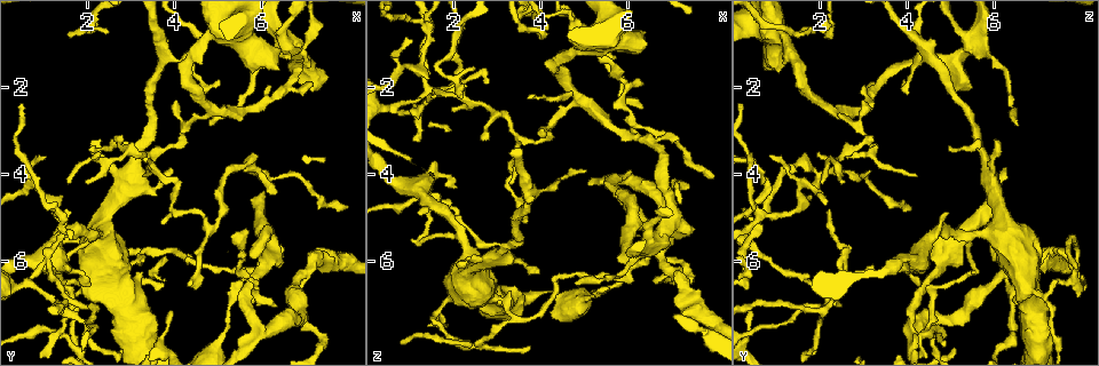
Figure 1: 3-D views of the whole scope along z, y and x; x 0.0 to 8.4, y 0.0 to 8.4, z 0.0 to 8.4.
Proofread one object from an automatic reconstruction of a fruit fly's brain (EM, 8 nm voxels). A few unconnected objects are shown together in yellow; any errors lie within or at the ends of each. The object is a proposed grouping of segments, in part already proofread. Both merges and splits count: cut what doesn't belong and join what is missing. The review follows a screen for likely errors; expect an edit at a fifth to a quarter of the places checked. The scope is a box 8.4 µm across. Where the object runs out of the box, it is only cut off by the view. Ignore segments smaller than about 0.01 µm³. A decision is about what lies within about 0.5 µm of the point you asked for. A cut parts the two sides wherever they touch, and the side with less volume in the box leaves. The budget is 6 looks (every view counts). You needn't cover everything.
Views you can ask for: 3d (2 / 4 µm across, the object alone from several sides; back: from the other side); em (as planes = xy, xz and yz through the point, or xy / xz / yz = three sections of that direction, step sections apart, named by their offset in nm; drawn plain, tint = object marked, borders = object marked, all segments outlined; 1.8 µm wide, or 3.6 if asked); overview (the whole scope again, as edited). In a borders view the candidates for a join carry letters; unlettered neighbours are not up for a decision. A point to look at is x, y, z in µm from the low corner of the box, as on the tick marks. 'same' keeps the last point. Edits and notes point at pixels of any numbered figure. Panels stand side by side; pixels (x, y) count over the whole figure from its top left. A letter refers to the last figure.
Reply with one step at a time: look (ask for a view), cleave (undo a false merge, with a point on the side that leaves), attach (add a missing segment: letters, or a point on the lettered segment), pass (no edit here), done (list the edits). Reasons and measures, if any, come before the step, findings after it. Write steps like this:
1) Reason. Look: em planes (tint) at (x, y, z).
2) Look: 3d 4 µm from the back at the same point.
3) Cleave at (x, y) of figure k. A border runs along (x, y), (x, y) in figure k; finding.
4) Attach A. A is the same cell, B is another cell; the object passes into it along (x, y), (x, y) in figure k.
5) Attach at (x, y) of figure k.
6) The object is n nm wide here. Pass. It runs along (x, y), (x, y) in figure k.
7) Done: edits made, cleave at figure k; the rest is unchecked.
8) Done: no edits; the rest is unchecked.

End of a long branch. Look: 3d 4 µm at (6.40, 7.00, 2.50).

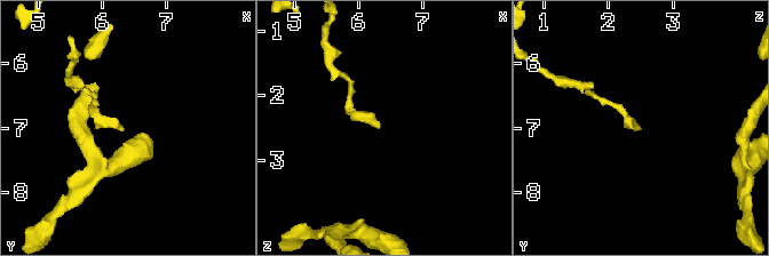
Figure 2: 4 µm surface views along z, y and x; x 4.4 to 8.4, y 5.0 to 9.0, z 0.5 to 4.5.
Now the EM. Look: em xz step 4 (borders) at (6.40, 7.00, 2.45).

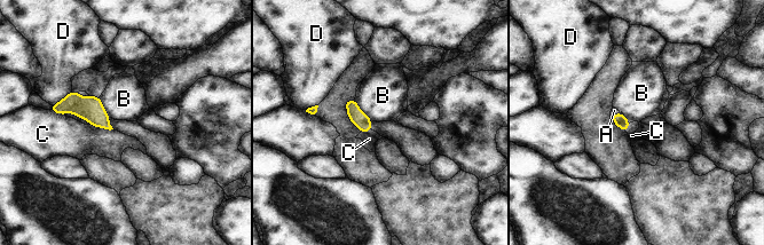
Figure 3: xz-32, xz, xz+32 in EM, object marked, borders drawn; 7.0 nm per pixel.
Look: em planes (borders) at the same point.

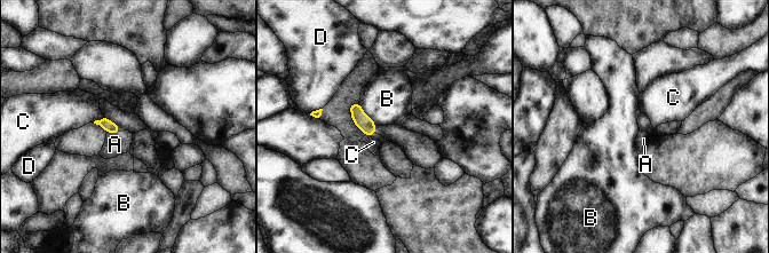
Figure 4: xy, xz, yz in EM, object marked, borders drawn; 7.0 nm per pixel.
The longest contact is with B, 200 nm. Attach A. A is the same cell, B, C and D are other cells; the object passes into it along (110, 127), (115, 132), (115, 144) in figure 4; it goes on there.

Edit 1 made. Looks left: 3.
A narrow waist. Look: 3d 4 µm at (5.50, 6.20, 1.10).

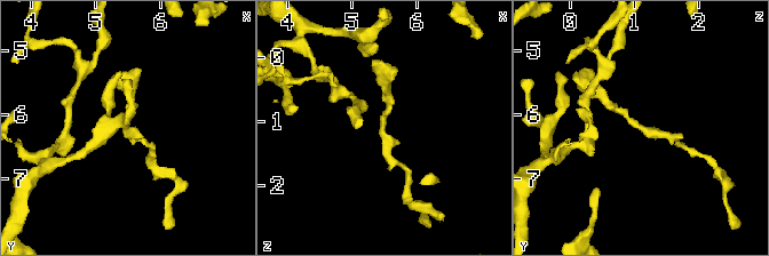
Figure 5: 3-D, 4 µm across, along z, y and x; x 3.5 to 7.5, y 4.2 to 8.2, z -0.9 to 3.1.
Look: em xy step 4 (borders) at (5.55, 6.15, 1.15).

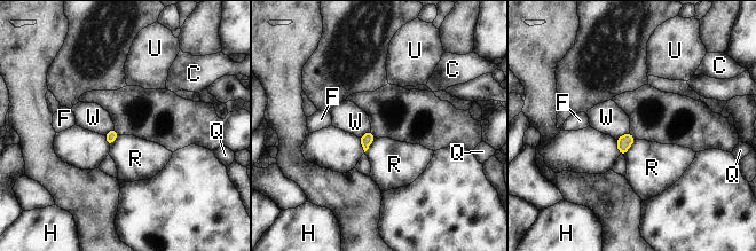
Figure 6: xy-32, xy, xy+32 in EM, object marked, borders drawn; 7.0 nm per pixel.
Cut it another way. Look: em planes (borders) at the same point.

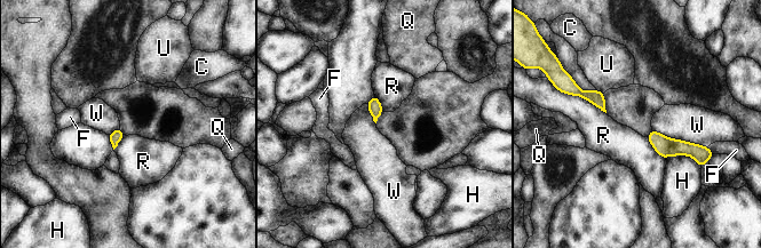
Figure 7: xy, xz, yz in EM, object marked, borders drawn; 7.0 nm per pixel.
The longest contact is with W, 420 nm. Pass. C, F, H, Q, R, U and W are other cells; all the same neuron.

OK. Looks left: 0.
Done: edits made, attach at figure 4; the rest is unchecked.

